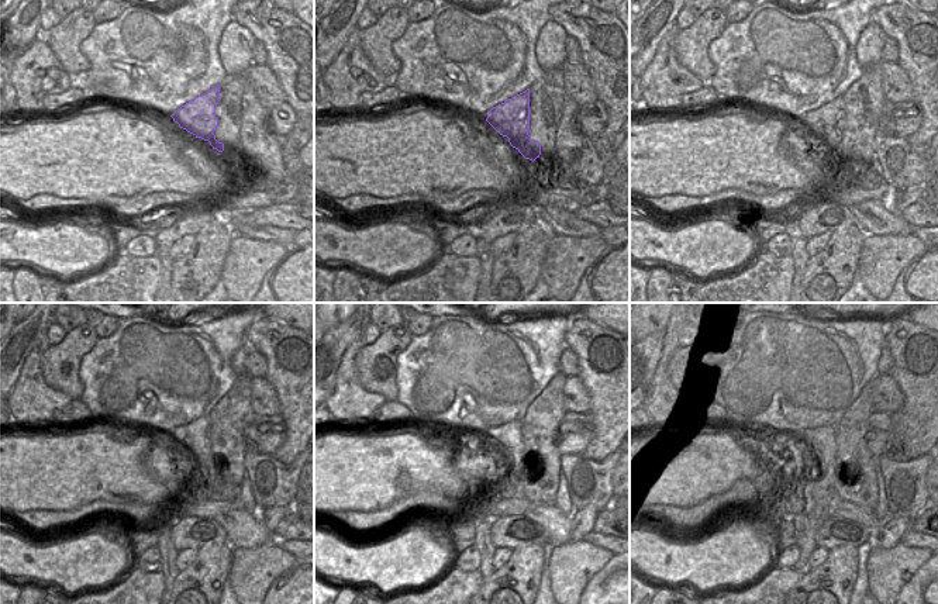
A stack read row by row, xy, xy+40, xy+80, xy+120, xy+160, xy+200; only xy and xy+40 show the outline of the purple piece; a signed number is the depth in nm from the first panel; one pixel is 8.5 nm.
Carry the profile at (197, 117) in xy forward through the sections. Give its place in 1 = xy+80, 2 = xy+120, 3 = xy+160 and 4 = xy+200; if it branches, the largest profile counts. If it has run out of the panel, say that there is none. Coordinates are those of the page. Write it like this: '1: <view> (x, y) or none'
1: xy+80 (826, 121)
2: xy+120 (195, 435)
3: xy+160 (506, 439)
4: xy+200 (818, 445)

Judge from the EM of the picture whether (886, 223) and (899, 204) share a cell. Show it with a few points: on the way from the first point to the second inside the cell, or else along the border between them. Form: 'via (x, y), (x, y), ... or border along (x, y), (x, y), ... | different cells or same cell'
border along (893, 210), (899, 214) | different cells

